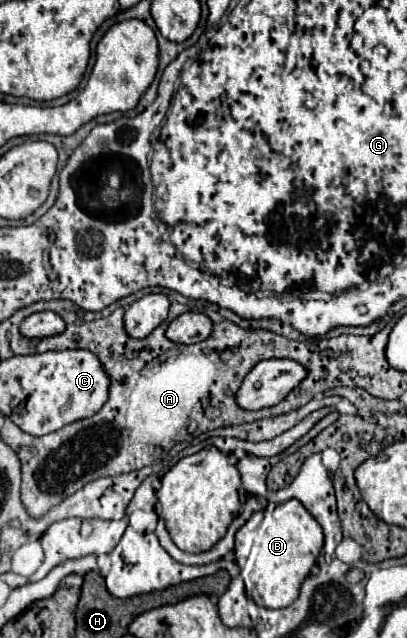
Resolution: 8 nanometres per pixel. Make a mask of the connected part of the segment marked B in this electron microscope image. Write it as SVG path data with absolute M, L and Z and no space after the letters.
M298 499L276 505L272 511L256 511L236 533L236 563L246 583L246 593L256 605L282 609L294 603L300 585L310 573L324 545L322 527Z

